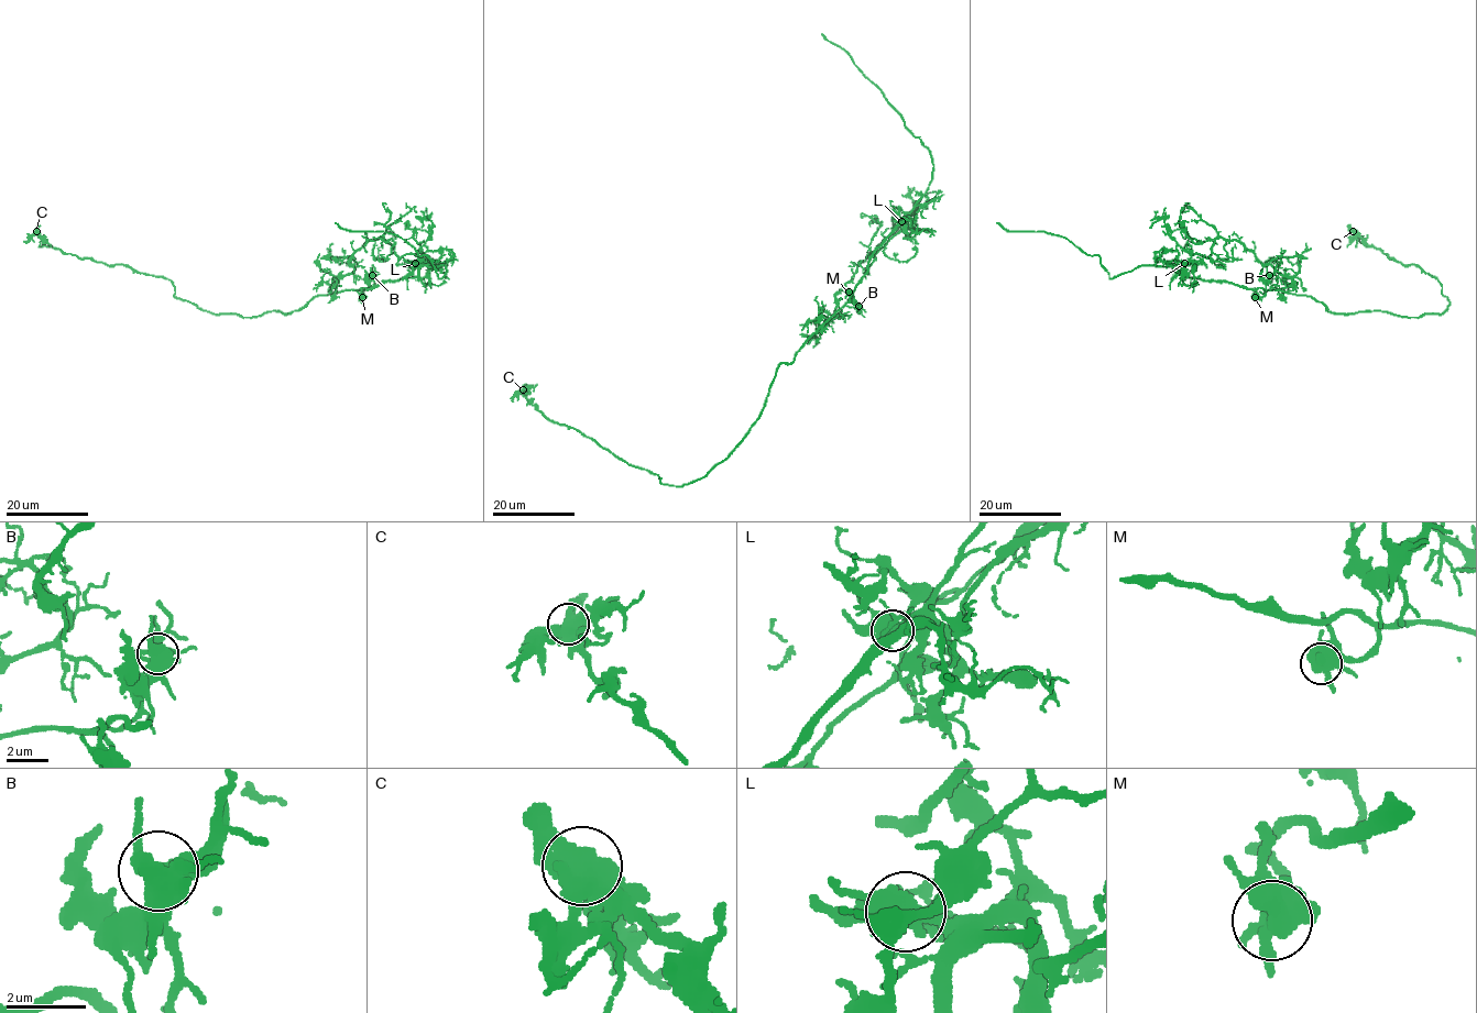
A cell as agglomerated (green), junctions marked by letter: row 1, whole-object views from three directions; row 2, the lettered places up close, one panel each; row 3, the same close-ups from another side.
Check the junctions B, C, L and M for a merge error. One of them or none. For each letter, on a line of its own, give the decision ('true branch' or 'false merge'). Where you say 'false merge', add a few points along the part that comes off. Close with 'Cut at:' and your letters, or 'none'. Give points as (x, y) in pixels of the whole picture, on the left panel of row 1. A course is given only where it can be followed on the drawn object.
B: true branch
C: true branch
L: false merge; foreign part runs (414, 263), (426, 248), (400, 257), (383, 238), (369, 240), (349, 260), (354, 268), (341, 276), (330, 292)
M: true branch
Cut at: L

